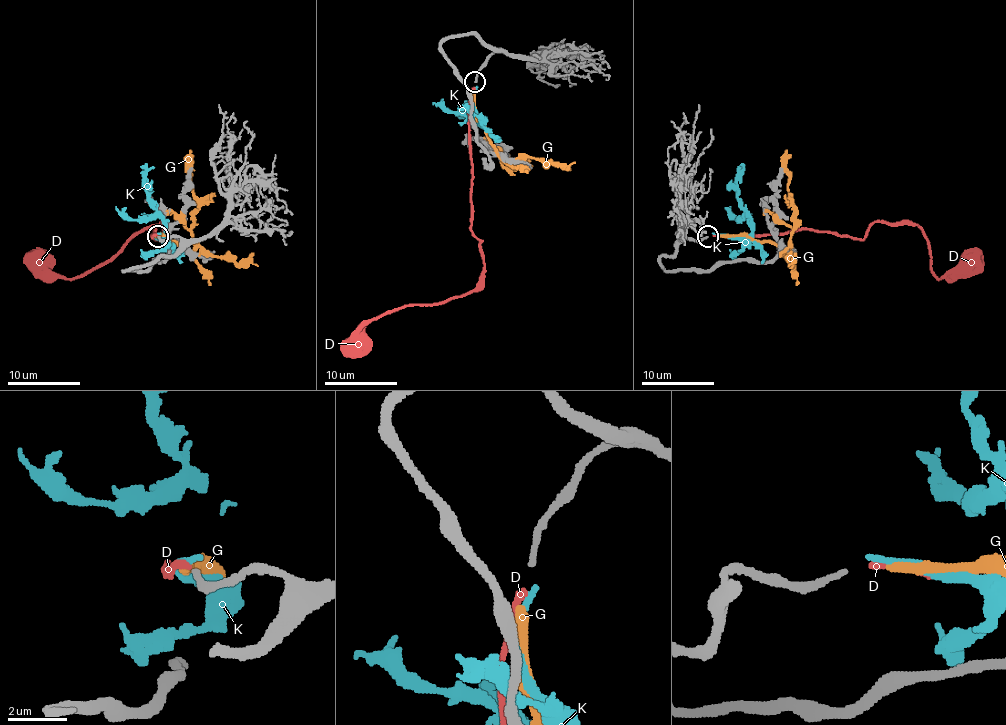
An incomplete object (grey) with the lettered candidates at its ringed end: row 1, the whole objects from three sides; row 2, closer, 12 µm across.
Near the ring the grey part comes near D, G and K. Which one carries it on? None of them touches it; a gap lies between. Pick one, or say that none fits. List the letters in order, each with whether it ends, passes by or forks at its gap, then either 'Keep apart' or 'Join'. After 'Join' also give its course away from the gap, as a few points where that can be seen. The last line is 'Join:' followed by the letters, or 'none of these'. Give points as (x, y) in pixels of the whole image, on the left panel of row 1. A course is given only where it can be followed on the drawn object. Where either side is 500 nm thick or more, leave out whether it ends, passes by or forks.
D: It ends there. Join. Its course: (157, 235), (164, 222), (66, 279), (39, 262)
G: It ends there. Keep apart
K: It ends there. Keep apart
Join: D

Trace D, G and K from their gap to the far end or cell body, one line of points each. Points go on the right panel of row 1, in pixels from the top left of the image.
D: (713, 235), (816, 230), (860, 239), (875, 222), (915, 224), (939, 279), (971, 262)
G: (718, 235), (742, 235), (769, 241), (791, 250), (795, 206), (787, 193), (787, 149)
K: (713, 233), (747, 237), (751, 231), (751, 217), (738, 197), (738, 166)

